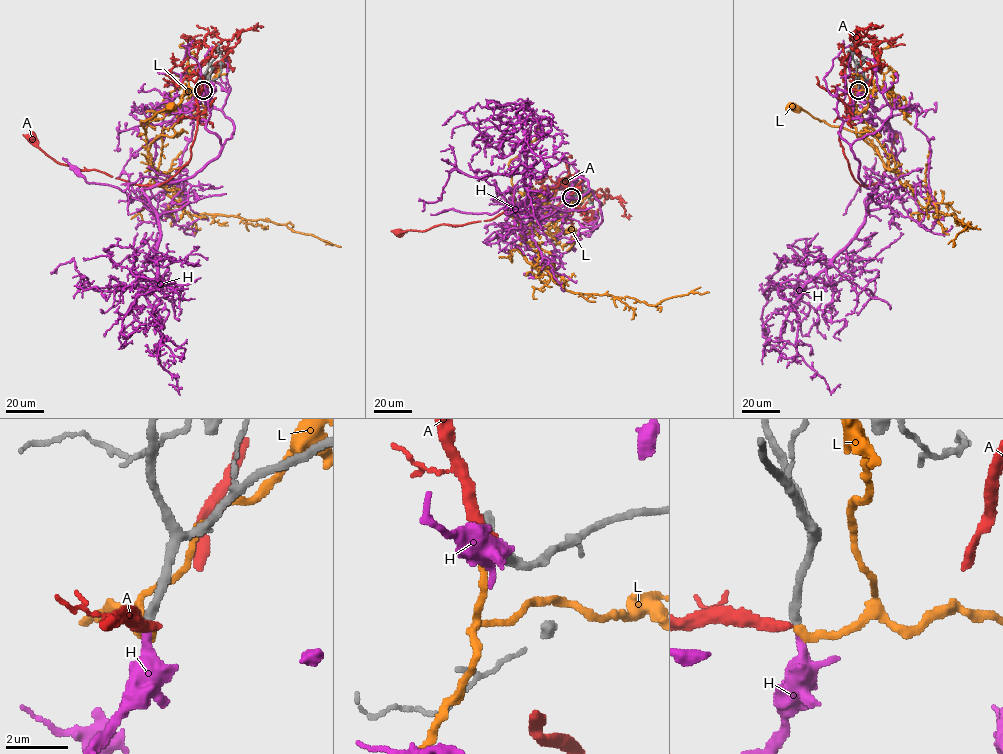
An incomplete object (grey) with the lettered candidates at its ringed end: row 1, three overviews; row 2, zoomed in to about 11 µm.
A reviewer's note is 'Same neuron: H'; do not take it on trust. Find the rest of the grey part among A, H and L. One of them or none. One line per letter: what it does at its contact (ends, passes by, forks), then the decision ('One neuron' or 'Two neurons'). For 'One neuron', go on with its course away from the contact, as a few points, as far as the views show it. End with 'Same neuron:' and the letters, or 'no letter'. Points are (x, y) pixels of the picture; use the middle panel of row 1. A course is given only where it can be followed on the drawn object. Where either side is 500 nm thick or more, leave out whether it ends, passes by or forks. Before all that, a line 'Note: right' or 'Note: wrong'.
Note: right
A: It ends there. Two neurons
H: It ends there. One neuron. Its course: (571, 197), (583, 177), (589, 190), (576, 198), (511, 214), (528, 195), (524, 131), (546, 168), (536, 178)
L: It ends there. Two neurons
Same neuron: H

